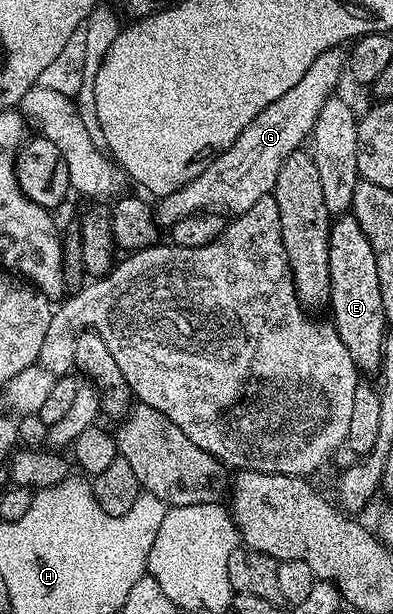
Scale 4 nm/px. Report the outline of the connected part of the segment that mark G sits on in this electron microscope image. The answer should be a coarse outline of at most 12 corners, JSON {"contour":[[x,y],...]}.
{"contour":[[322,52],[290,92],[190,184],[155,203],[157,226],[245,214],[309,141],[346,54]]}

